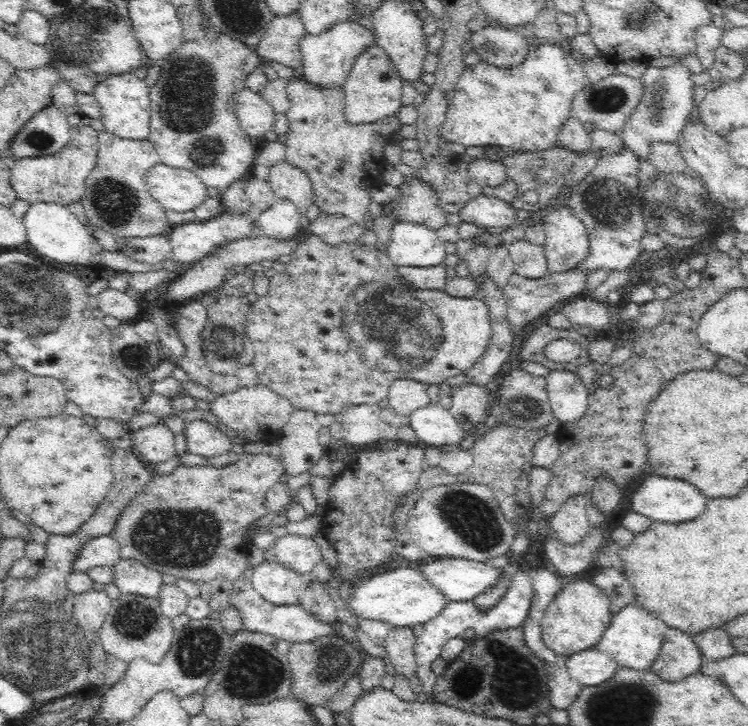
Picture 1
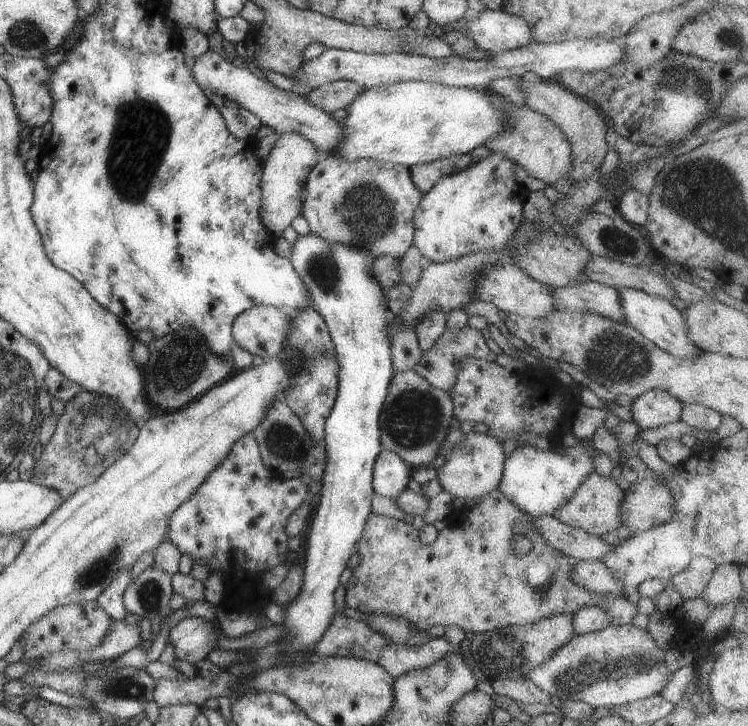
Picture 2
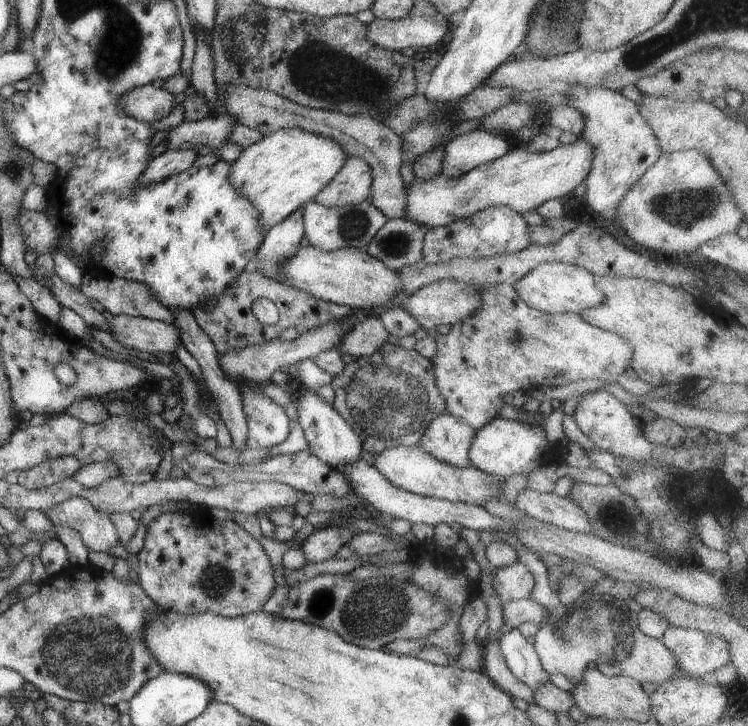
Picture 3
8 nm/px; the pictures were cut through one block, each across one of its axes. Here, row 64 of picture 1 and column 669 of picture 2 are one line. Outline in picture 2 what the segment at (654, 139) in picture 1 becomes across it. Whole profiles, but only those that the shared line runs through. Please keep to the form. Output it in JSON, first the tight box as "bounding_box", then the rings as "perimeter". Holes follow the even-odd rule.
{"bounding_box":[526,623,673,709],"perimeter":[[[630,623],[625,625],[608,625],[599,631],[582,633],[572,637],[541,665],[531,670],[526,677],[530,678],[538,688],[545,690],[550,696],[556,696],[561,702],[580,701],[594,709],[615,707],[660,695],[671,681],[673,674],[668,670],[664,659],[666,649],[660,648],[650,632]]]}

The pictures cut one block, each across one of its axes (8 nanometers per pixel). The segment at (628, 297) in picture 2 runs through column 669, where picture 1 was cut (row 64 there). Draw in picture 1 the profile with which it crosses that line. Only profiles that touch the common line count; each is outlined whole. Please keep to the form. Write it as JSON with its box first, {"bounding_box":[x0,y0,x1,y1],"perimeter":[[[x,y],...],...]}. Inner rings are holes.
{"bounding_box":[299,21,376,88],"perimeter":[[[349,21],[333,25],[318,36],[304,35],[299,47],[302,53],[302,77],[320,88],[340,88],[352,70],[356,57],[376,42],[375,32],[371,32],[358,23]]]}

